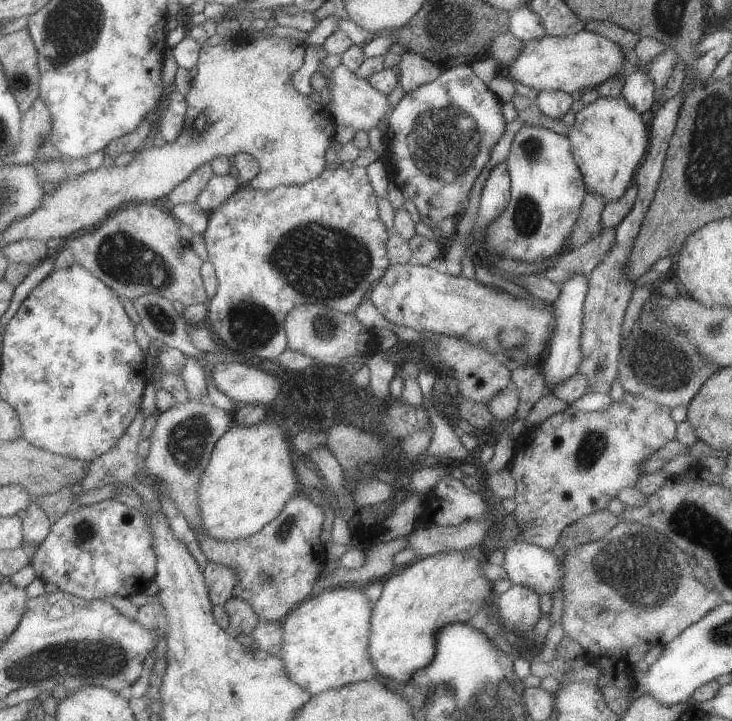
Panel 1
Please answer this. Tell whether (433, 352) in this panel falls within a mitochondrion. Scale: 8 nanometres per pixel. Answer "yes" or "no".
yes

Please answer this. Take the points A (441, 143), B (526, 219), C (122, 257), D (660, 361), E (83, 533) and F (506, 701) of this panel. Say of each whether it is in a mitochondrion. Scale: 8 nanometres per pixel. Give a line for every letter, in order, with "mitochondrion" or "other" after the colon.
A: mitochondrion
B: mitochondrion
C: mitochondrion
D: mitochondrion
E: mitochondrion
F: mitochondrion

